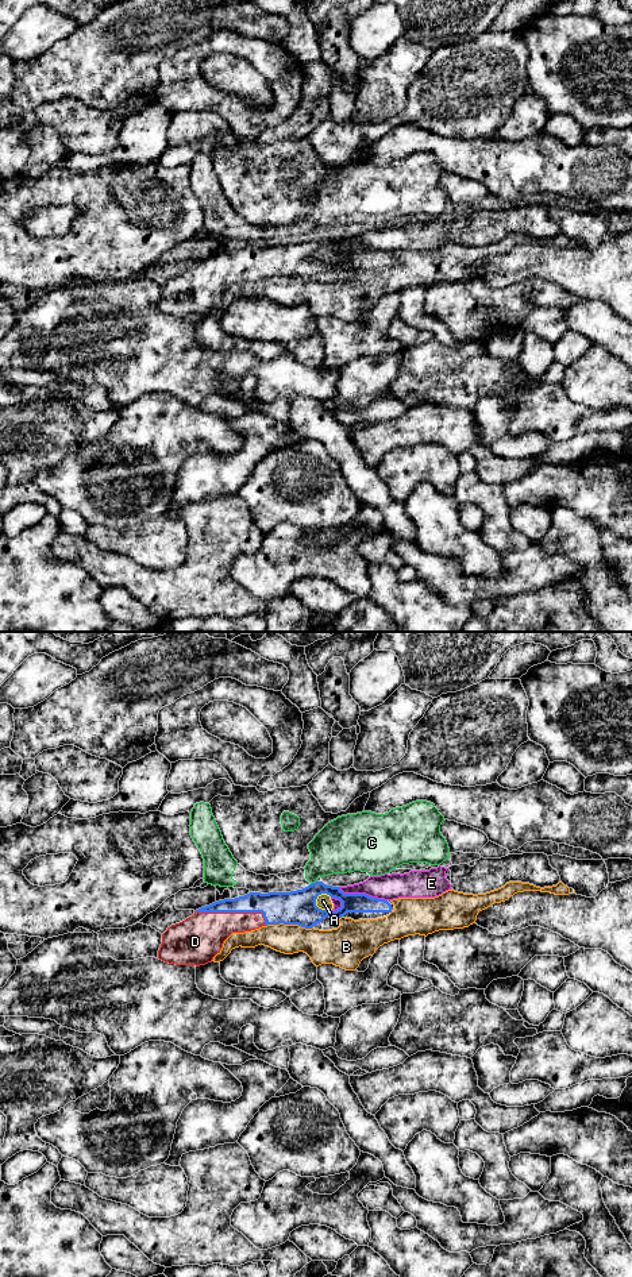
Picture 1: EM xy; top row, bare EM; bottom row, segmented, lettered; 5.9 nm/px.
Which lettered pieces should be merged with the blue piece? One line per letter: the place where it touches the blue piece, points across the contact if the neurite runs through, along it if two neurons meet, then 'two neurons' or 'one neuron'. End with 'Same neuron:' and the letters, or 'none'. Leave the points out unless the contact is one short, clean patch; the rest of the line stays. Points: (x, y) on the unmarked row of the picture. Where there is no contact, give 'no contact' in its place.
A: contact xy (318, 259); border xy (319, 246), (316, 257), (331, 262); two neurons
B: contact xy (289, 276); two neurons
C: contact xy (313, 235); two neurons
D: contact xy (235, 263); one neuron
E: contact xy (363, 246); border xy (339, 239), (345, 245), (365, 245), (386, 253); two neurons
Same neuron: D

